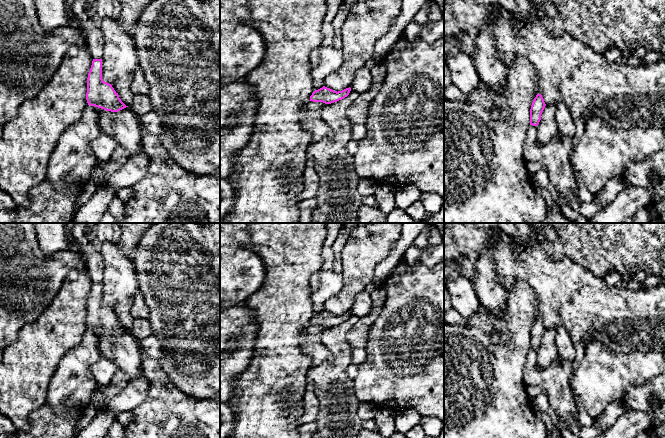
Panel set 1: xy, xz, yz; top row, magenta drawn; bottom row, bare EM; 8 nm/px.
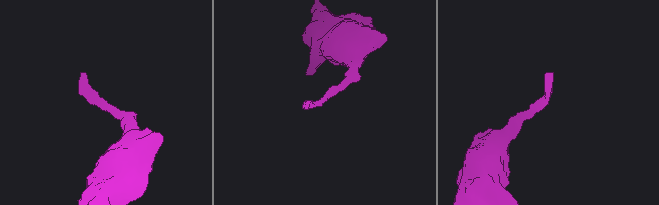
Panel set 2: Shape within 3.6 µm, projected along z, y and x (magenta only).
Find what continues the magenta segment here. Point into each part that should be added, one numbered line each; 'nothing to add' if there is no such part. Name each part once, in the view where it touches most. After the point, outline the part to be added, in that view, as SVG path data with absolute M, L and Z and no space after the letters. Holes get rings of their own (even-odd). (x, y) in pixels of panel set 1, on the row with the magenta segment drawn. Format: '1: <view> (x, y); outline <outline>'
1: xy (85, 10); outline M74 0L69 7L84 29L84 37L93 59L102 59L104 52L104 37L94 17L97 11L97 0Z

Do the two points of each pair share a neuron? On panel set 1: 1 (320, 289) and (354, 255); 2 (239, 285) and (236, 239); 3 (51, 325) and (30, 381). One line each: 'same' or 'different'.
1: different
2: same
3: same

